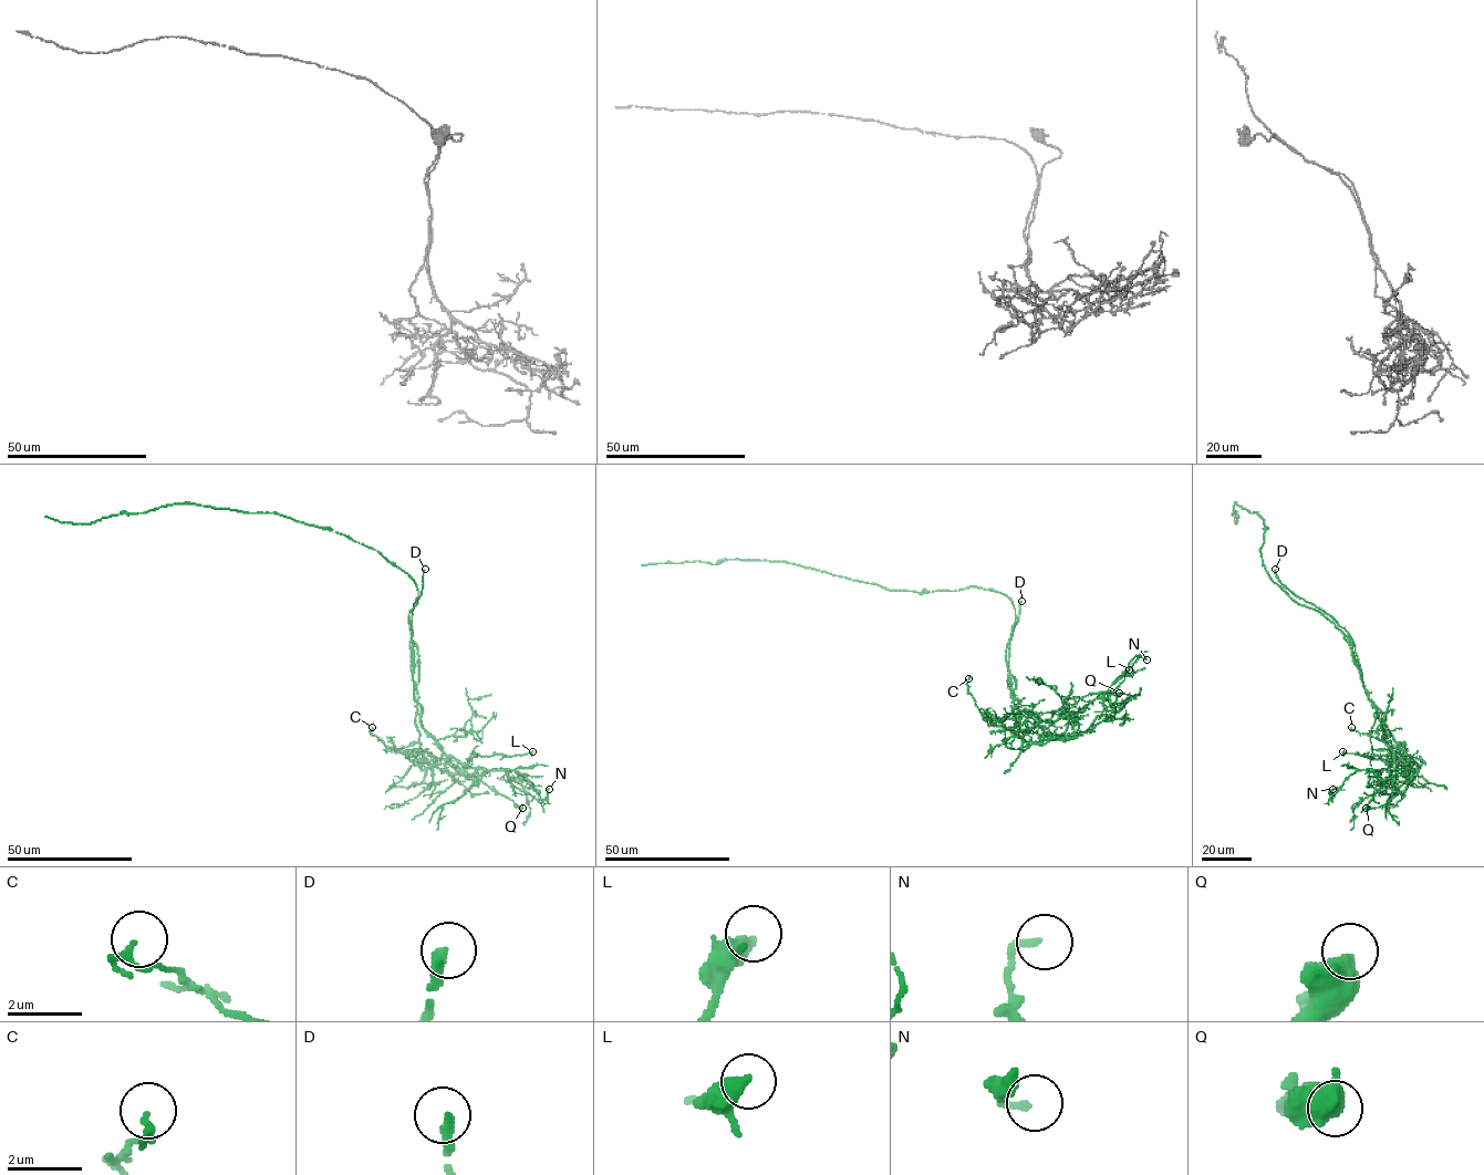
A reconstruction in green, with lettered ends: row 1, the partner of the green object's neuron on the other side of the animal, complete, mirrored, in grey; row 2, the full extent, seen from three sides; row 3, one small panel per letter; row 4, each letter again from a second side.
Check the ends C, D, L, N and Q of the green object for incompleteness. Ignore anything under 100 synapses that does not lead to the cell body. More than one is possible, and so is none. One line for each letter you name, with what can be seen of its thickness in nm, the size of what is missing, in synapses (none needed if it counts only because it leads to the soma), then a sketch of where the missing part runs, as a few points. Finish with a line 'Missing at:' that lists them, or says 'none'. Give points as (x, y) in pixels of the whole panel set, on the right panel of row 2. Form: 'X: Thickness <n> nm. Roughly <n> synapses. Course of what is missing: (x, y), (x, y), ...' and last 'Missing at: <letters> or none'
D: Thickness 280 nm
Missing at: D

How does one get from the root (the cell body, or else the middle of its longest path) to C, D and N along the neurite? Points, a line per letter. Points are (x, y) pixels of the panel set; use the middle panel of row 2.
C: (1006, 596), (1015, 615), (1006, 652), (1010, 693), (1038, 723), (1016, 732), (988, 724), (967, 692), (968, 678)
D: (1006, 596), (1015, 615), (1006, 652), (1008, 678), (1009, 641), (1021, 601)
N: (1006, 596), (1015, 622), (1006, 663), (1020, 710), (1043, 720), (1076, 715), (1138, 658), (1147, 659)

